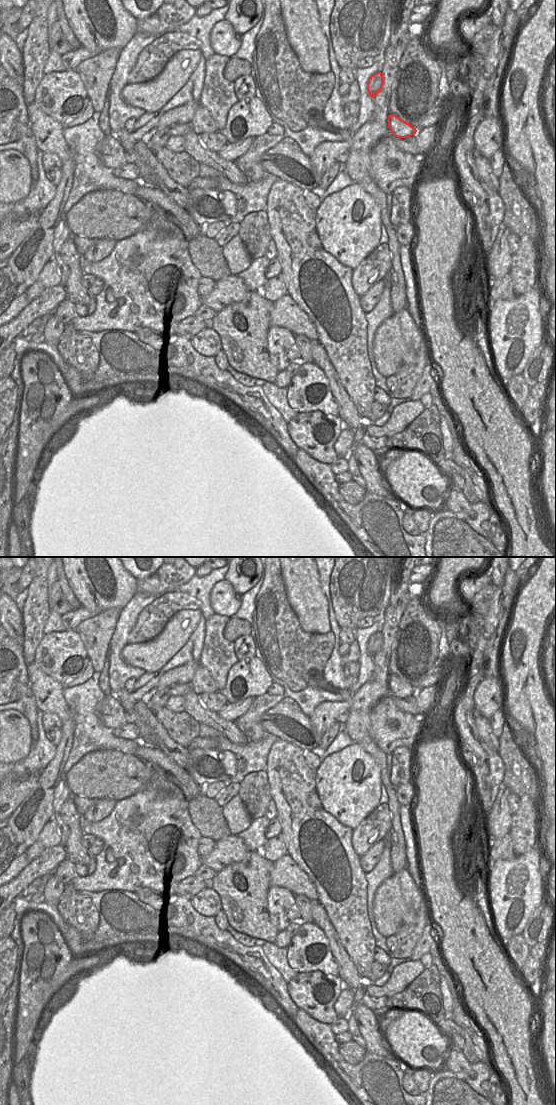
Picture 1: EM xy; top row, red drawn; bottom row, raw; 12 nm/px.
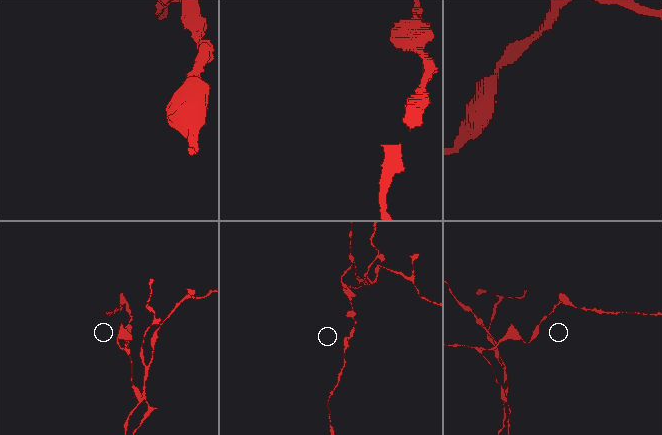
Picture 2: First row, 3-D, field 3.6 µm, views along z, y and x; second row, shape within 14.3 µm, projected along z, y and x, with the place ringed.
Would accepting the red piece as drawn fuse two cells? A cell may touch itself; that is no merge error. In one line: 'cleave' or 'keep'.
cleave

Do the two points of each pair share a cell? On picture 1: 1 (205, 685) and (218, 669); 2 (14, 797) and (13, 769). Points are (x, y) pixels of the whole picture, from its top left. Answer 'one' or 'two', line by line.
1: two
2: two

